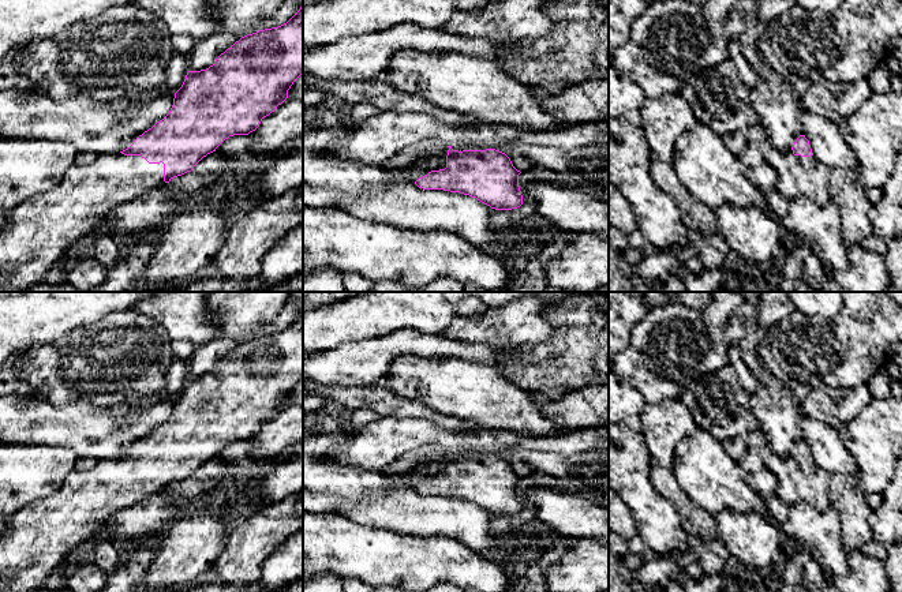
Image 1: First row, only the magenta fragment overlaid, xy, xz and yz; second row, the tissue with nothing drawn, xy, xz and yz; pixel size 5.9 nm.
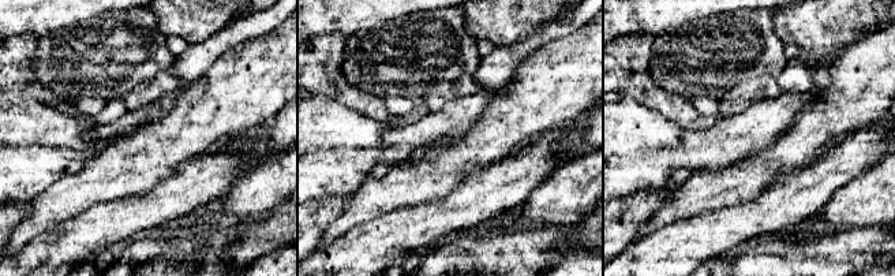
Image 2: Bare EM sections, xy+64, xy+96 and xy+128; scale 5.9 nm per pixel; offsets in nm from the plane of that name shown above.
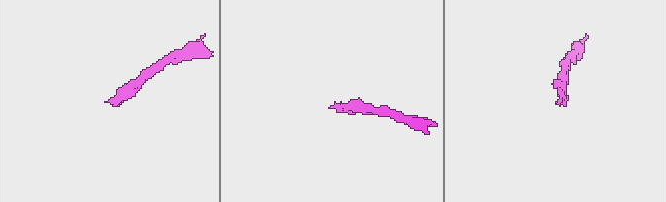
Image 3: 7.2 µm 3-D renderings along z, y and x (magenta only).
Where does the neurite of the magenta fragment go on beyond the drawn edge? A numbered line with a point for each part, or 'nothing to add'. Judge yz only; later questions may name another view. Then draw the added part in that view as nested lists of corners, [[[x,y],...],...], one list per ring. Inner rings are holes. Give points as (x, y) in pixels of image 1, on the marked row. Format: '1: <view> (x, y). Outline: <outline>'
1: yz (797, 176). Outline: [[[764,149],[767,162],[778,175],[775,190],[789,201],[805,196],[819,206],[826,206],[830,196],[830,168],[817,162],[813,156],[794,156],[793,150]]]

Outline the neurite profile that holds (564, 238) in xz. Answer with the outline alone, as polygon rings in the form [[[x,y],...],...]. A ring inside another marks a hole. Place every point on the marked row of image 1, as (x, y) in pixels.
[[[558,231],[557,239],[543,247],[538,256],[528,259],[527,266],[513,274],[505,292],[544,292],[547,288],[544,265],[558,256],[579,233]]]

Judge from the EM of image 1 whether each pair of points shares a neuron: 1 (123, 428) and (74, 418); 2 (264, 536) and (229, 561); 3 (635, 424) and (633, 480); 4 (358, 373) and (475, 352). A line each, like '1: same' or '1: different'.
1: same
2: same
3: different
4: same

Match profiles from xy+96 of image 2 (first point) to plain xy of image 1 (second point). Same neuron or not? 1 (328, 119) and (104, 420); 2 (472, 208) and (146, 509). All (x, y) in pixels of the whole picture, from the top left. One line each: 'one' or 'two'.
1: one
2: one

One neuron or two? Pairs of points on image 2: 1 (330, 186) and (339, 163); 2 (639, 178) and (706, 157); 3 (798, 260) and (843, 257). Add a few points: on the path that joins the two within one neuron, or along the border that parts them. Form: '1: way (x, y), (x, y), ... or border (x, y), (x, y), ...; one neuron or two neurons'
1: way (330, 181), (330, 176), (339, 168); one neuron
2: way (655, 167), (673, 157), (689, 157); one neuron
3: way (809, 260), (828, 260), (832, 257); one neuron

